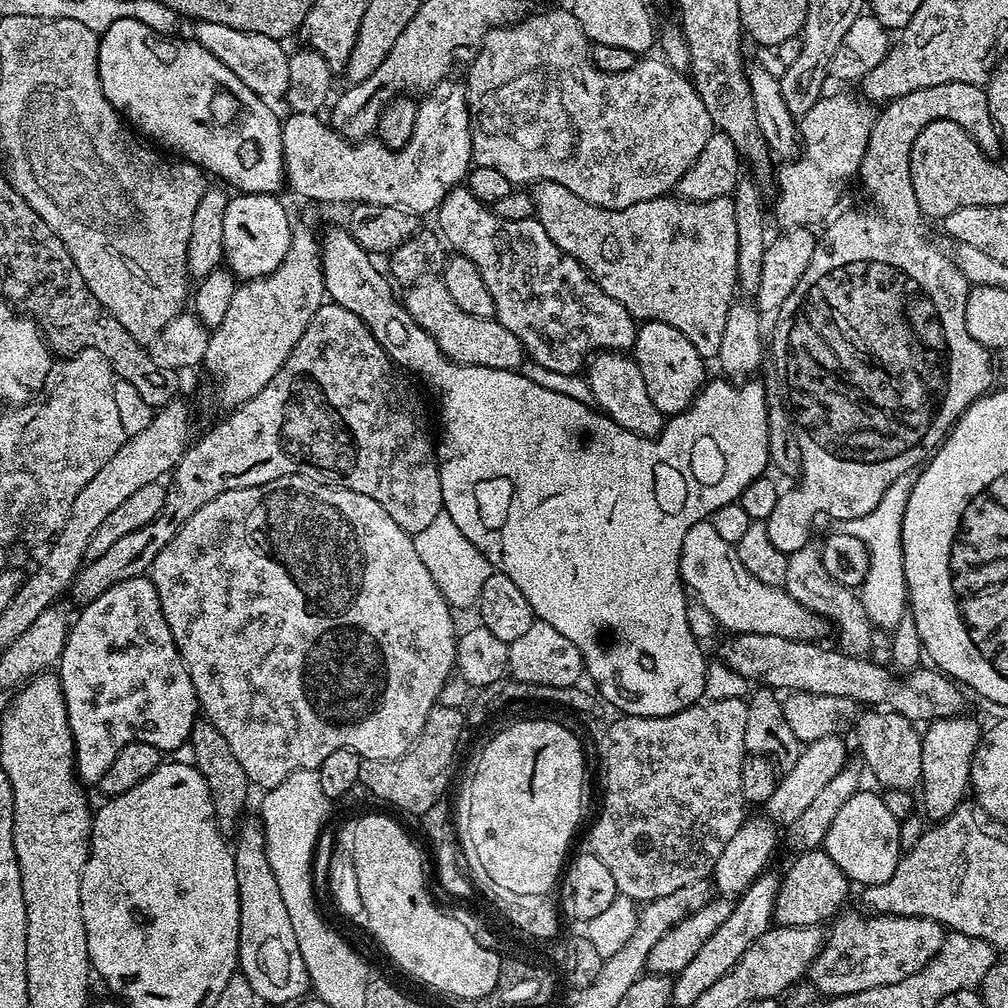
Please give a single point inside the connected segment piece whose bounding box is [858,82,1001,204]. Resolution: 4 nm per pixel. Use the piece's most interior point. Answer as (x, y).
(887, 164)

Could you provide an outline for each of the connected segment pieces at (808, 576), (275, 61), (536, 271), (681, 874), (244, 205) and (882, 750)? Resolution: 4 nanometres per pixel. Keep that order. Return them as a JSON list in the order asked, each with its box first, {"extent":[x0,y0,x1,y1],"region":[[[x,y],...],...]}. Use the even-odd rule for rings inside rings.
[{"extent":[783,542,873,657],"region":[[[809,542],[804,548],[787,553],[786,578],[783,589],[792,595],[801,606],[810,611],[833,616],[844,627],[843,651],[850,656],[867,657],[872,648],[873,625],[870,623],[867,612],[860,603],[860,597],[851,587],[842,585],[826,572],[823,565],[823,554],[815,543]]]},{"extent":[195,20,290,102],"region":[[[201,20],[195,27],[195,43],[210,50],[210,54],[214,54],[218,62],[230,66],[230,70],[234,70],[234,74],[242,78],[242,82],[246,82],[250,90],[254,90],[254,94],[258,94],[263,100],[269,102],[283,101],[287,97],[290,82],[290,66],[288,65],[290,52],[289,49],[284,49],[285,45],[281,41],[270,38],[266,34],[234,30],[218,22]]]},{"extent":[440,186,637,376],"region":[[[457,186],[446,194],[440,203],[440,232],[448,239],[453,253],[465,256],[476,268],[478,280],[484,283],[492,304],[496,307],[495,319],[518,342],[524,345],[529,361],[533,360],[540,368],[548,372],[557,372],[560,376],[568,376],[585,367],[586,361],[597,352],[627,353],[636,347],[637,321],[622,306],[622,302],[614,302],[602,286],[592,277],[578,261],[566,254],[542,230],[540,221],[533,218],[522,222],[510,222],[506,218],[498,218],[489,205],[478,202],[474,194],[470,194],[467,186]]]},{"extent":[587,698,748,902],"region":[[[724,698],[721,701],[703,701],[691,704],[686,710],[669,716],[626,716],[621,715],[604,732],[600,740],[600,784],[604,787],[604,797],[600,800],[600,813],[588,832],[587,847],[602,858],[603,864],[614,877],[616,891],[629,900],[647,902],[674,894],[674,890],[682,890],[690,882],[705,879],[716,867],[722,850],[726,850],[726,842],[738,834],[738,830],[746,819],[746,803],[742,794],[742,770],[746,757],[746,718],[748,717],[748,700],[744,698]]]},{"extent":[222,192,294,281],"region":[[[246,192],[243,194],[236,194],[231,197],[226,206],[226,215],[222,222],[222,242],[224,243],[224,264],[233,276],[239,278],[241,281],[257,280],[263,276],[269,276],[274,270],[278,270],[278,266],[286,258],[286,252],[290,250],[290,238],[292,237],[292,230],[294,227],[293,221],[288,221],[288,212],[282,205],[276,201],[277,197],[272,194],[265,194],[262,192]]]},{"extent":[856,710,922,792],"region":[[[864,710],[856,720],[856,740],[860,743],[860,752],[872,771],[872,776],[880,784],[888,788],[897,788],[904,792],[907,788],[915,789],[922,774],[922,732],[913,721],[907,720],[902,714],[891,710]]]}]

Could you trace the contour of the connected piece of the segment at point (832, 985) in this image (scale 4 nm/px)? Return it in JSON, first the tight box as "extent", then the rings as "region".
{"extent":[806,912,946,998],"region":[[[848,912],[845,916],[837,915],[831,921],[832,933],[827,933],[826,943],[821,947],[819,954],[812,957],[812,967],[806,976],[817,988],[819,995],[824,998],[833,996],[849,996],[862,990],[870,990],[878,986],[886,986],[894,982],[902,982],[902,978],[910,978],[922,966],[938,954],[946,935],[945,929],[937,920],[928,920],[925,916],[890,916],[887,914],[868,914],[859,916],[856,912]]]}

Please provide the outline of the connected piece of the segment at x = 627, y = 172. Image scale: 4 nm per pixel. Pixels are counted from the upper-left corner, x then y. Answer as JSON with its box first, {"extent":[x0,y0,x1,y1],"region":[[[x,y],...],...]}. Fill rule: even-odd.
{"extent":[488,7,714,208],"region":[[[567,7],[556,8],[553,12],[528,14],[523,19],[528,24],[540,24],[540,36],[548,32],[548,48],[544,48],[544,64],[540,64],[540,68],[528,68],[528,72],[524,72],[520,80],[512,80],[512,84],[508,84],[504,92],[500,92],[500,96],[504,96],[504,116],[500,116],[500,120],[488,120],[488,124],[496,124],[491,135],[501,136],[504,139],[504,156],[500,156],[500,160],[504,160],[504,173],[513,182],[520,182],[520,180],[558,182],[566,186],[566,190],[578,194],[578,198],[603,208],[625,208],[634,206],[638,202],[669,195],[677,187],[682,176],[694,166],[695,159],[702,153],[706,140],[714,131],[710,114],[706,114],[706,106],[702,106],[702,98],[696,93],[696,86],[691,79],[683,71],[676,71],[660,58],[641,59],[624,73],[604,73],[596,68],[592,61],[589,38],[582,30],[578,18]]]}

